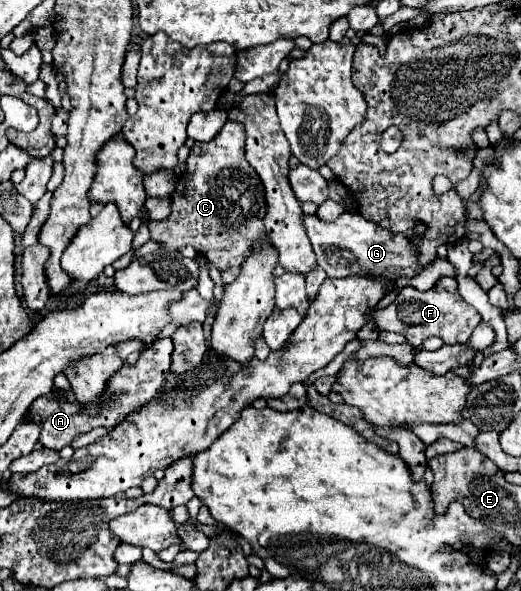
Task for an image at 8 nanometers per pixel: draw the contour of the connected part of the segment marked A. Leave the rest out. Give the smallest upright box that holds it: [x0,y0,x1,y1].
[26,338,172,450]

